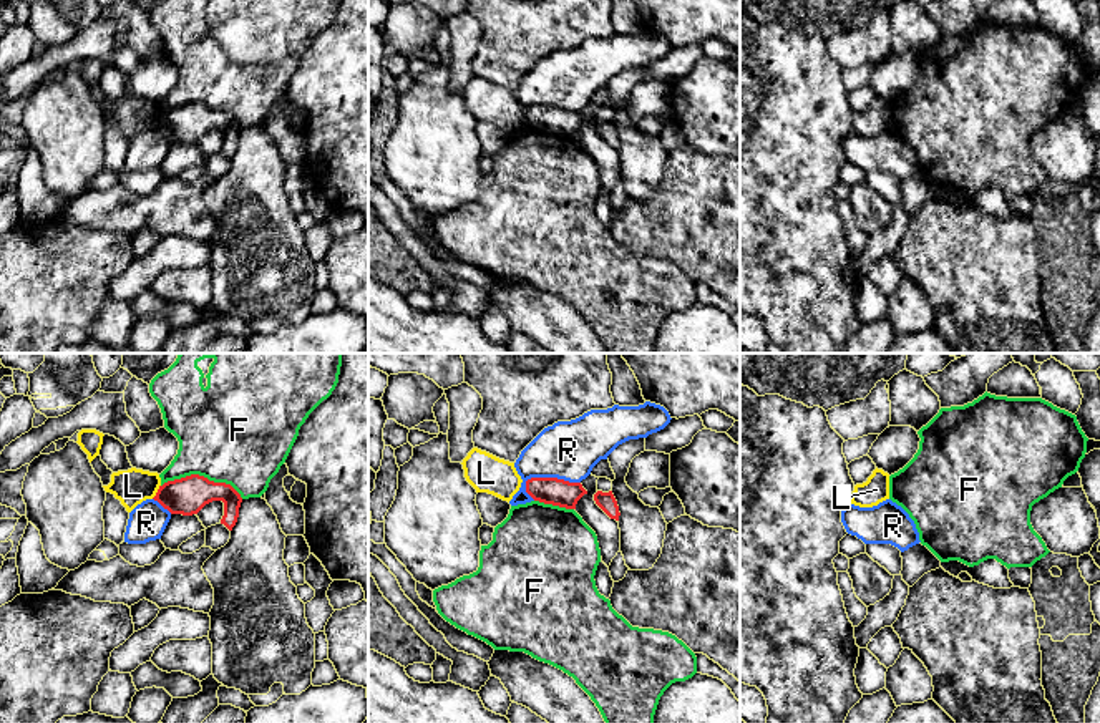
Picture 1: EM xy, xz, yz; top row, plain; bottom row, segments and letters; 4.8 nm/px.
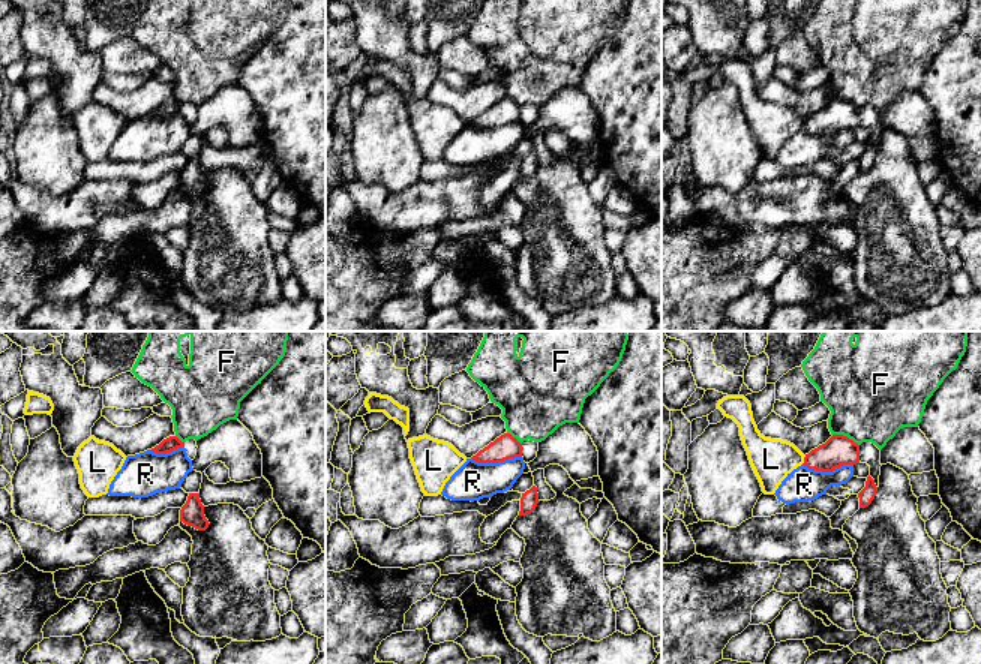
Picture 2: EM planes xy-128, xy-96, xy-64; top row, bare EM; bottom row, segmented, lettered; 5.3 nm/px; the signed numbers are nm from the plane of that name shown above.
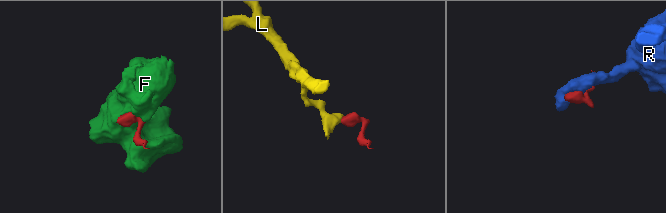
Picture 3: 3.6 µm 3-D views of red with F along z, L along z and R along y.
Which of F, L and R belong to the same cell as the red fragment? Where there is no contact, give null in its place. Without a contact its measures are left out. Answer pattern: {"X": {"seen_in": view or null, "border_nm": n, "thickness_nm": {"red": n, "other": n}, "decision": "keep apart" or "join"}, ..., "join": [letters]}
{"F": {"seen_in": "xy", "border_nm": 400, "thickness_nm": {"red": 180, "other": 480}, "decision": "keep apart"}, "L": {"seen_in": "xy", "border_nm": 80, "thickness_nm": {"red": 180, "other": 170}, "decision": "keep apart"}, "R": {"seen_in": "xz", "border_nm": 280, "thickness_nm": {"red": 130, "other": 280}, "decision": "keep apart"}, "join": []}

